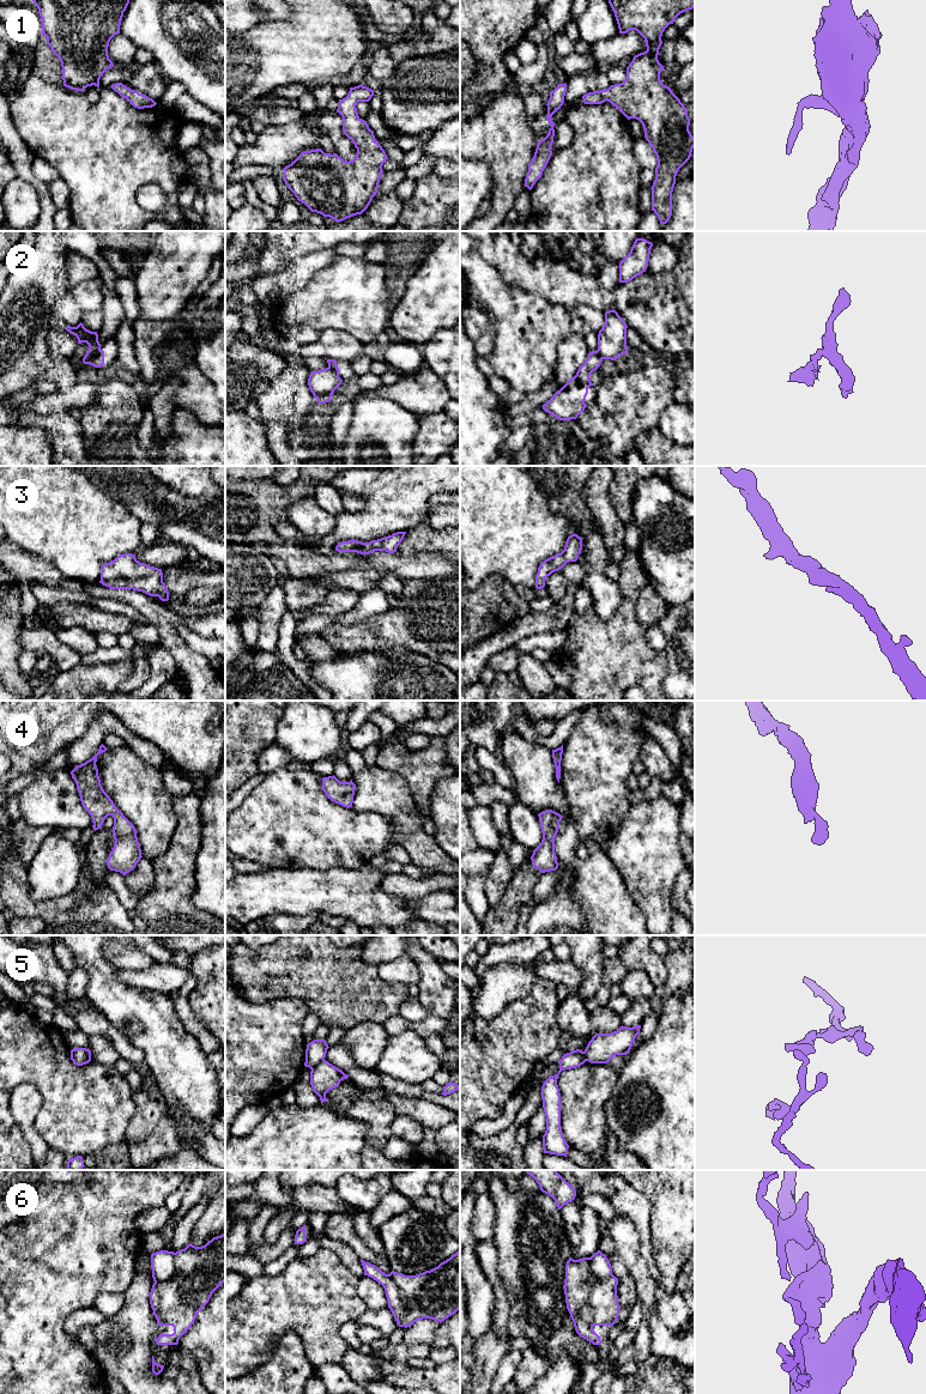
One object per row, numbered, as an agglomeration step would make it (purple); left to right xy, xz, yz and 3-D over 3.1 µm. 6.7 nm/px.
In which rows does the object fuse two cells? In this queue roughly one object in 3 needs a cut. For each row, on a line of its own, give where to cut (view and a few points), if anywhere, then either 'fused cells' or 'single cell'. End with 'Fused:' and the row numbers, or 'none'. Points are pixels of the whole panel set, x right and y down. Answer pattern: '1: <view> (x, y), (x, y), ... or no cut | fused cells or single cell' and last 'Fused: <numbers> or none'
1: no cut | single cell
2: xy (100, 349), (85, 363) | fused cells
3: no cut | single cell
4: no cut | single cell
5: xz (324, 1059), (310, 1068) | fused cells
6: no cut | single cell
Fused: 2, 5

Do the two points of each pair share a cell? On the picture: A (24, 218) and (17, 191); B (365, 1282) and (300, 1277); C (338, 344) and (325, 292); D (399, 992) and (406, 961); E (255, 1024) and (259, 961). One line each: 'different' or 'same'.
A: same
B: different
C: different
D: different
E: different

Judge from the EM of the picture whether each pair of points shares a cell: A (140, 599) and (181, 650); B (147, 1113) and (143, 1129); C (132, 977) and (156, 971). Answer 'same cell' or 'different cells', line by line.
A: same cell
B: same cell
C: same cell

